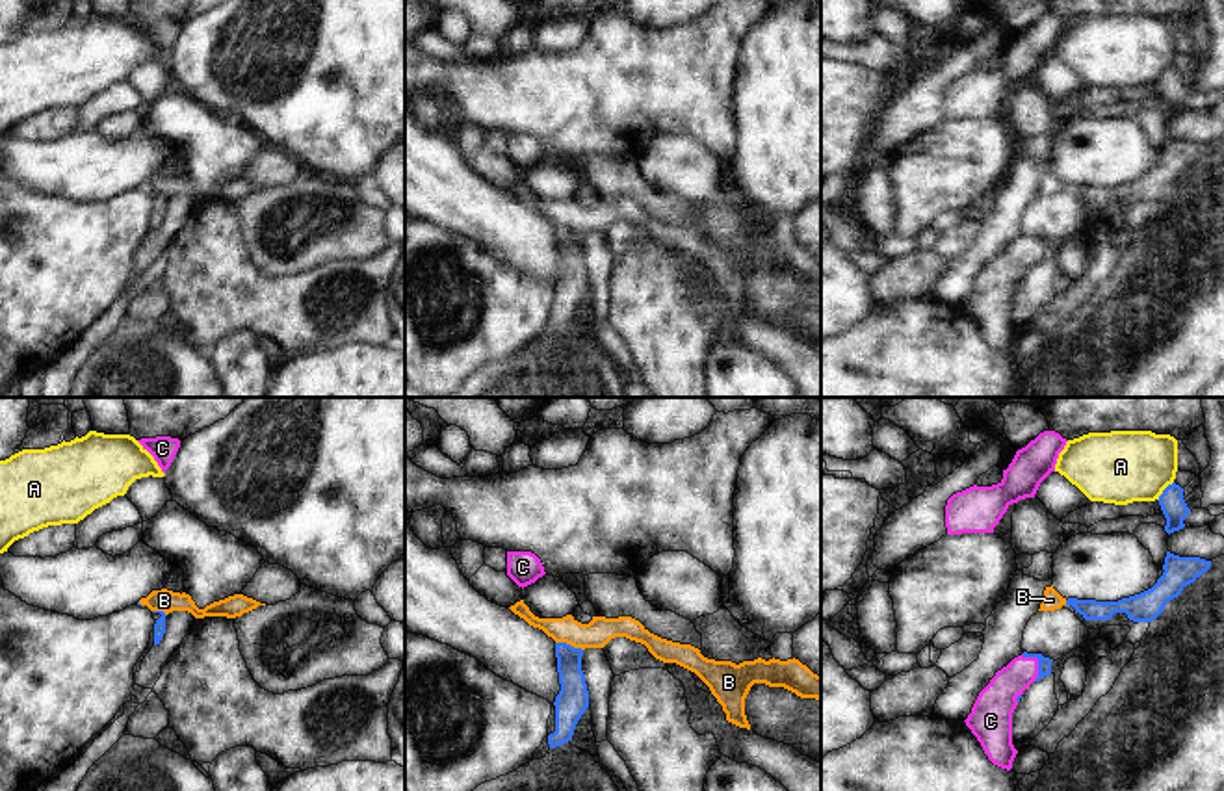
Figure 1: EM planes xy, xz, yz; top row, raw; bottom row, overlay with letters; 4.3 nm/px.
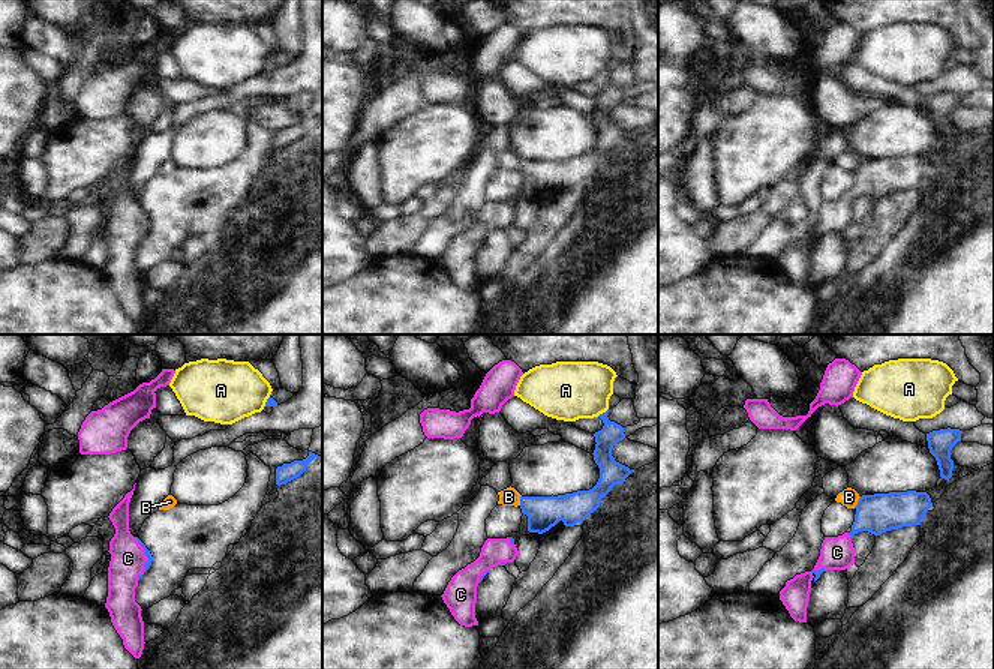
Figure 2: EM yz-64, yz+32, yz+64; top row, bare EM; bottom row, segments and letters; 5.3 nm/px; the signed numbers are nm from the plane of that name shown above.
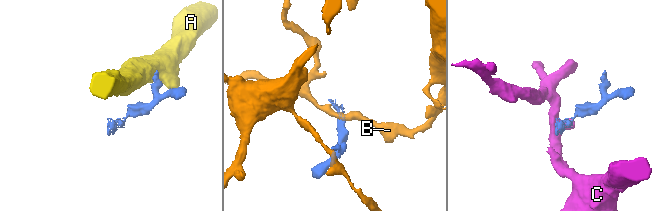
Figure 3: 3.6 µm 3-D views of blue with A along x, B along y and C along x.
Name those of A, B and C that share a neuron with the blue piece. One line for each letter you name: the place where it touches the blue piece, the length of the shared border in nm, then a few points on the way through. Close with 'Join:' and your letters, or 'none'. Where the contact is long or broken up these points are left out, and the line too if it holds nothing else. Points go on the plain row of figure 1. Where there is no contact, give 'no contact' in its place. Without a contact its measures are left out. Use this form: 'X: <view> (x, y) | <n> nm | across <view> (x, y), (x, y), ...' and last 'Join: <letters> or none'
C: yz (1039, 247) | 130 nm | across yz (1044, 247), (1039, 247), (996, 286)
Join: C

